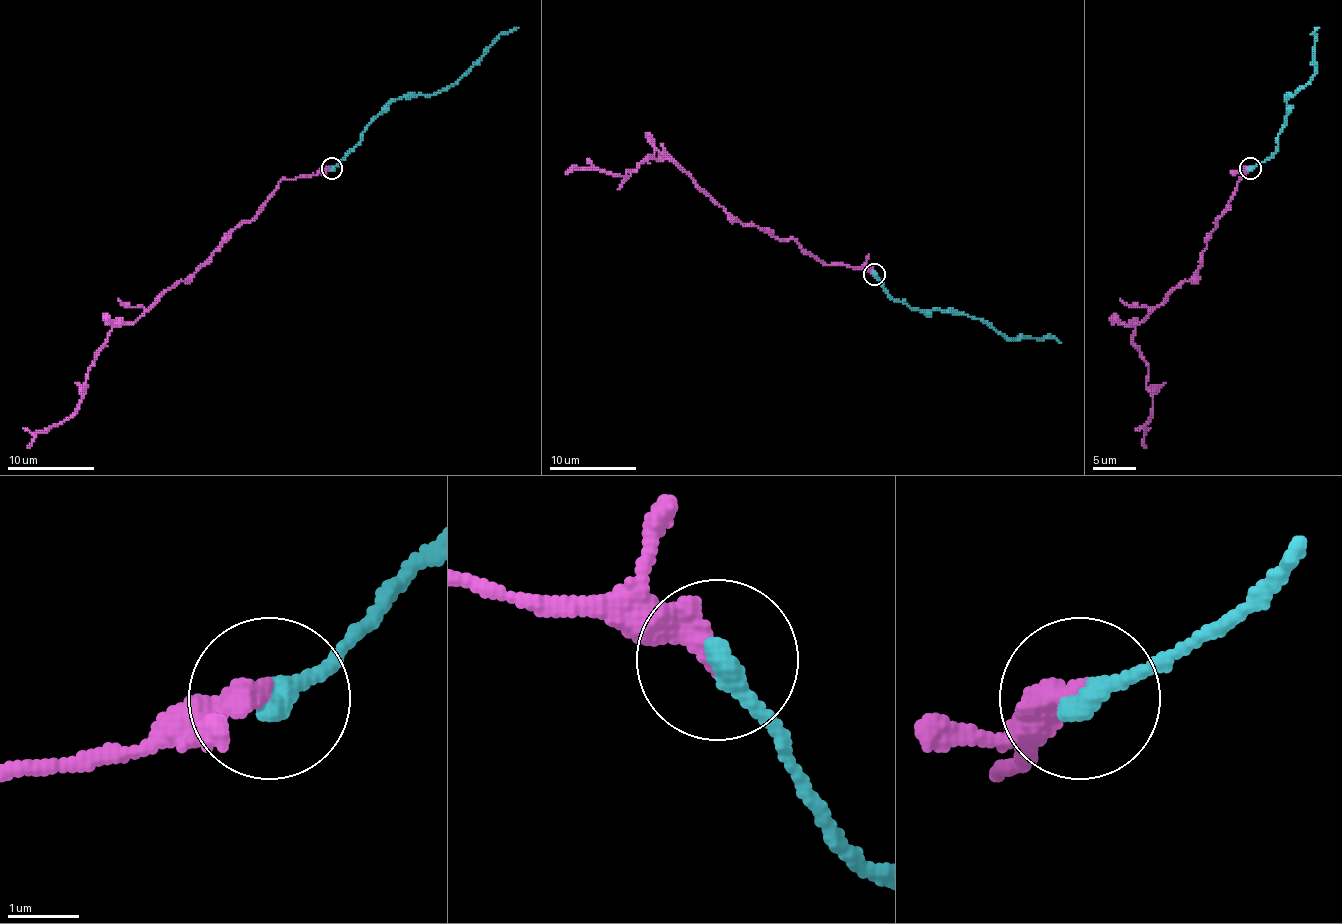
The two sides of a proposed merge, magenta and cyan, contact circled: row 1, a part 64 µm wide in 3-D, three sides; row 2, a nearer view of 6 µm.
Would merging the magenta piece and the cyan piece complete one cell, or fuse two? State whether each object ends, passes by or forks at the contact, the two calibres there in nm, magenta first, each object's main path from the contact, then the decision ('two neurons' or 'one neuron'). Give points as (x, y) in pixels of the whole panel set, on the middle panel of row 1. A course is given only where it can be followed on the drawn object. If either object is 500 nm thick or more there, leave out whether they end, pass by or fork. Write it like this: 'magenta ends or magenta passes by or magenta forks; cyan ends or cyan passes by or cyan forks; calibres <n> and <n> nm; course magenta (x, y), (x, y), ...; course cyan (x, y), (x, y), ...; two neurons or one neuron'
magenta ends; cyan ends; calibres 360 and 320 nm; course magenta (875, 273), (825, 265), (792, 239), (741, 223), (660, 159), (650, 156), (621, 176), (570, 167); course cyan (875, 273), (892, 299), (911, 308), (959, 312), (989, 323), (1009, 338), (1043, 338), (1061, 342); one neuron

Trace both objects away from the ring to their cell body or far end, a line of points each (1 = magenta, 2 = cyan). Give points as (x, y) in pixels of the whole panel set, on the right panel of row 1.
1: (1250, 168), (1215, 220), (1200, 268), (1142, 322), (1135, 320), (1133, 341), (1148, 367), (1152, 406), (1144, 447)
2: (1250, 168), (1276, 151), (1278, 134), (1284, 125), (1286, 99), (1315, 73), (1315, 34), (1319, 28)

